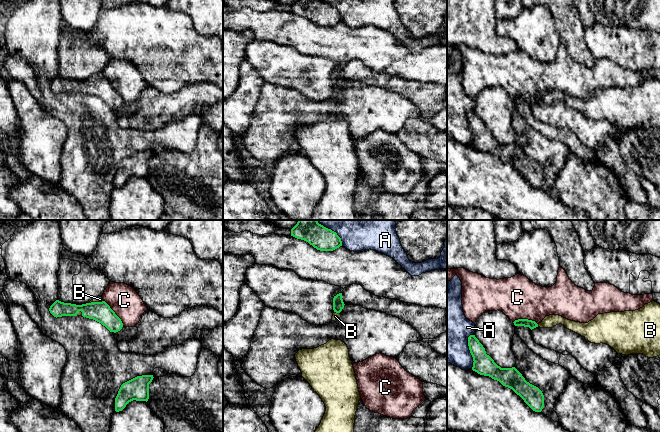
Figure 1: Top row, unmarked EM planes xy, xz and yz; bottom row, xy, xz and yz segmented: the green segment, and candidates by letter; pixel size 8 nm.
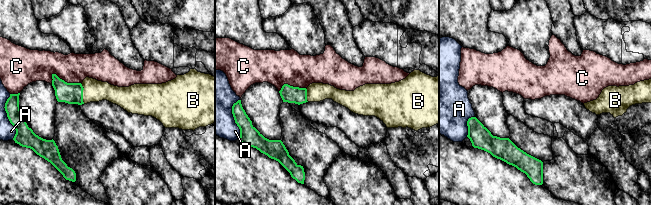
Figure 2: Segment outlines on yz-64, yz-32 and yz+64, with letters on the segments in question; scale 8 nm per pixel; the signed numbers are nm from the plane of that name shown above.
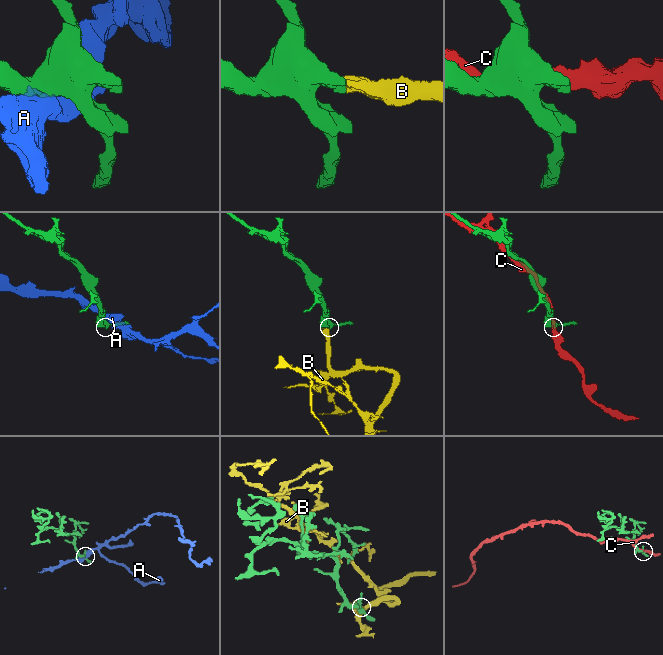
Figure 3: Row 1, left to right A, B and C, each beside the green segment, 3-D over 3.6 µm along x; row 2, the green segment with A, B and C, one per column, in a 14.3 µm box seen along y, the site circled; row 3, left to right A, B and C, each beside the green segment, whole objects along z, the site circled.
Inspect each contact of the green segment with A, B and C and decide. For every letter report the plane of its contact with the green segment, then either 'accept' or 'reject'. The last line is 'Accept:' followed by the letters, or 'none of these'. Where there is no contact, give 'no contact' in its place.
A: yz | reject
B: xy | accept
C: xy | reject
Accept: B

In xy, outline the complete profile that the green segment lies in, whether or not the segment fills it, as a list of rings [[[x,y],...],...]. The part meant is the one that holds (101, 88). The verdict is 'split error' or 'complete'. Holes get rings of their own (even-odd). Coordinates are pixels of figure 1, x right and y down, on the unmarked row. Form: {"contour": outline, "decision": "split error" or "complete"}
{"contour": [[[102,73],[95,74],[89,79],[82,81],[64,79],[56,76],[50,82],[49,87],[56,94],[62,92],[83,92],[93,95],[114,109],[120,107],[123,103],[121,95]]], "decision": "split error"}

